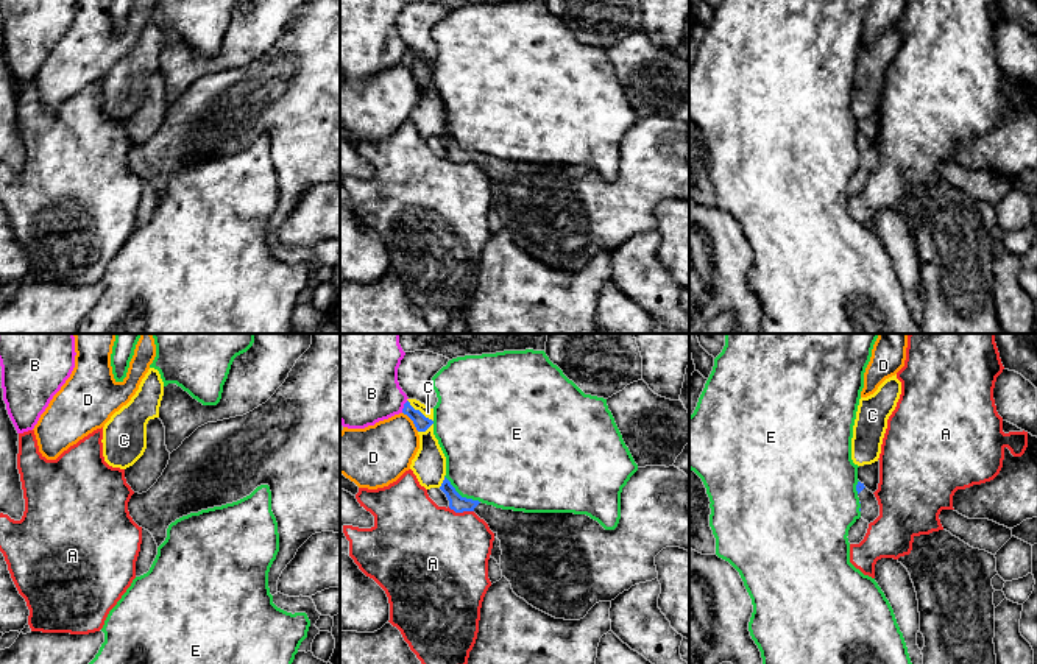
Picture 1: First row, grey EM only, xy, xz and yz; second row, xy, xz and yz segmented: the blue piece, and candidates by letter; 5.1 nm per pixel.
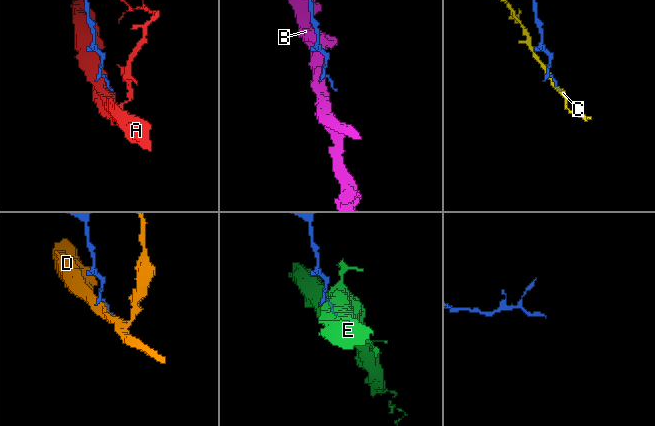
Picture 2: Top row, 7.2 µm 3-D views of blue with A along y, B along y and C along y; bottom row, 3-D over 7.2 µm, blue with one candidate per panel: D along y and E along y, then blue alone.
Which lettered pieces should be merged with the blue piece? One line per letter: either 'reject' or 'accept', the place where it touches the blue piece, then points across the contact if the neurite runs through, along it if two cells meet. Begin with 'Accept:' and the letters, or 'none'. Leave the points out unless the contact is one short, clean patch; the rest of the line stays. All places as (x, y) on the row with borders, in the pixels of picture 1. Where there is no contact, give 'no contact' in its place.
Accept: none
A: reject | xz (460, 512) | along xz (448, 507), (456, 512), (473, 512)
B: reject | xz (404, 407)
C: reject | xz (423, 415)
D: reject | xz (412, 420) | along xz (403, 412), (418, 430)
E: reject | xz (459, 494)

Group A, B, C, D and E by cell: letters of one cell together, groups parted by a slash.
A / B / C / D / E

